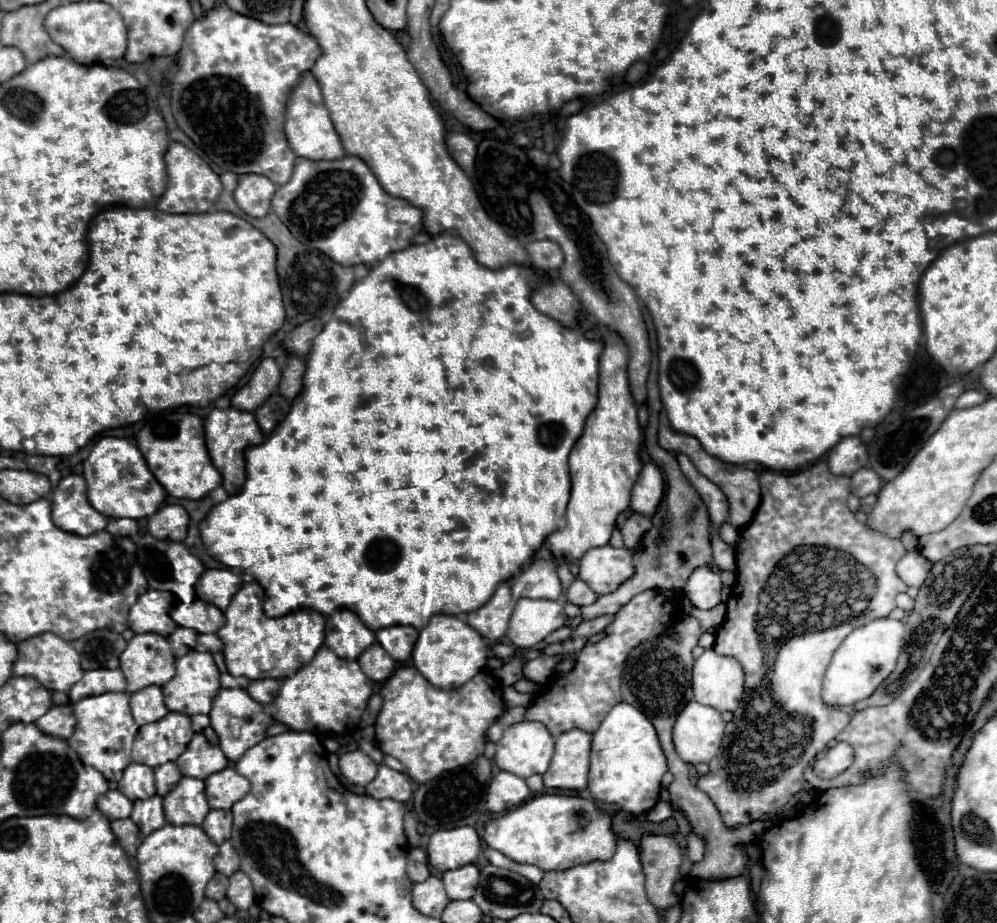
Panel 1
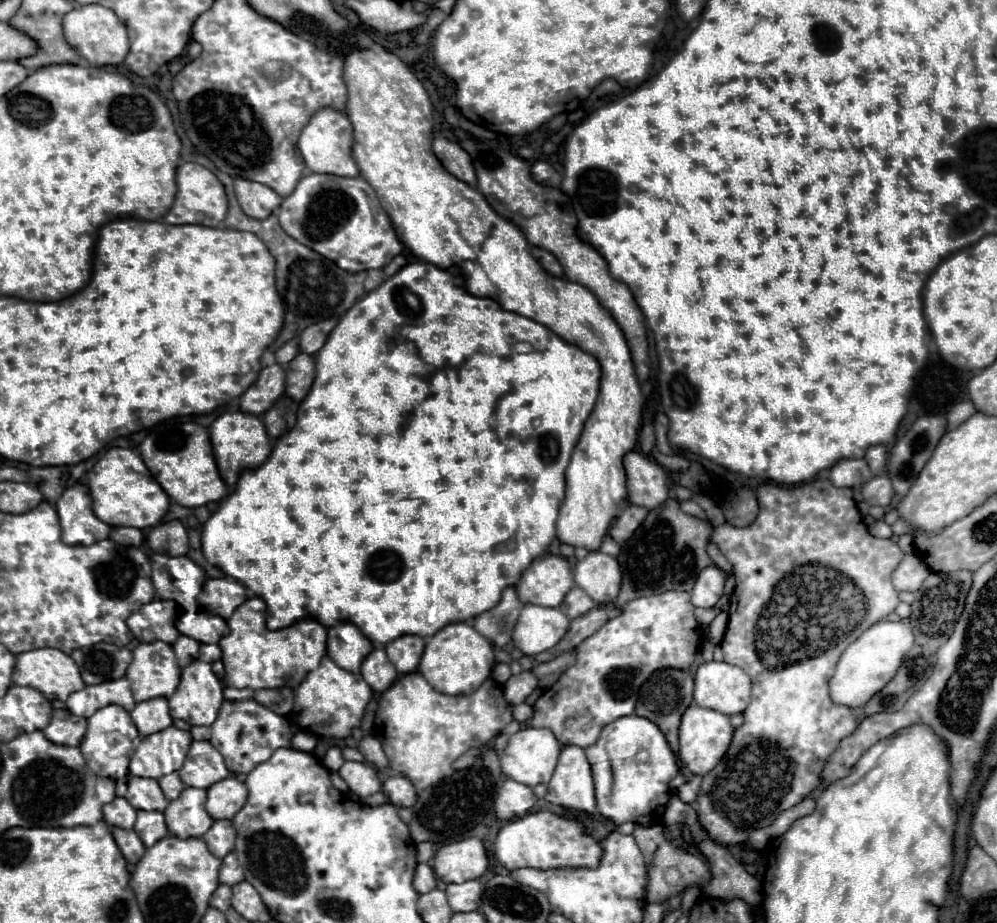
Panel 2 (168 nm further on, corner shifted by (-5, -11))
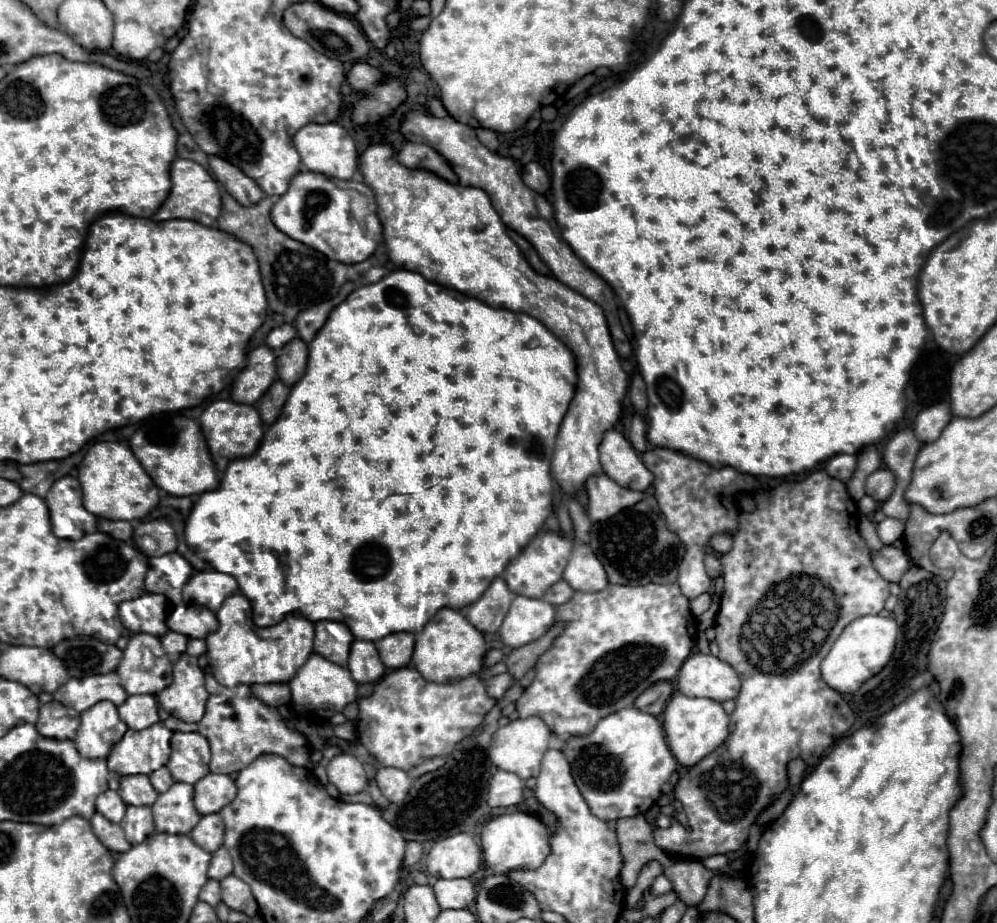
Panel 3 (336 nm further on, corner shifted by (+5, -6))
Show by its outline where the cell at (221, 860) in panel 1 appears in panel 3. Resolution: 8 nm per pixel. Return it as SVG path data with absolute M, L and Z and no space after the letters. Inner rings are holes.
M220 847L220 849L216 849L216 851L212 853L208 877L220 881L220 879L224 879L224 877L230 875L230 873L232 873L232 859L230 859L230 853L228 853L224 847Z

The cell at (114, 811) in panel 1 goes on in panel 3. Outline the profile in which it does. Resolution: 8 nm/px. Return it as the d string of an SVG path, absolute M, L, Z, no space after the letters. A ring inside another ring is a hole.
M108 789L96 799L96 811L114 823L120 823L126 813L126 803L120 799L120 795L116 791Z

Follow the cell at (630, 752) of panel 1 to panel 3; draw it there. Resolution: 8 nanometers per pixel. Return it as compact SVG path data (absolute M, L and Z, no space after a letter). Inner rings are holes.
M636 707L604 717L592 733L570 737L560 751L570 761L574 783L590 811L602 821L646 813L660 799L660 787L676 771L660 721Z

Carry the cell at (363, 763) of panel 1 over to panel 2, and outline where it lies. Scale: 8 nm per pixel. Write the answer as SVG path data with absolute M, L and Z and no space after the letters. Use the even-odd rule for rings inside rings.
M346 762L338 774L346 780L350 792L354 792L360 798L366 798L374 792L382 790L382 782L378 778L376 768L364 764L364 762Z

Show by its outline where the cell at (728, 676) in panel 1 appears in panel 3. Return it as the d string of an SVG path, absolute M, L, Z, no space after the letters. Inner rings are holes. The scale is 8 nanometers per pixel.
M690 655L678 673L678 691L688 697L708 697L714 701L736 699L740 679L736 671L714 655Z

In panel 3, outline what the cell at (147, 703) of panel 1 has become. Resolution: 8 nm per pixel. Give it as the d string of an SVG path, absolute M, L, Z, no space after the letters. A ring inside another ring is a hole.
M130 695L124 705L118 707L120 719L130 727L130 729L146 729L154 723L158 723L158 709L156 701L152 695Z

